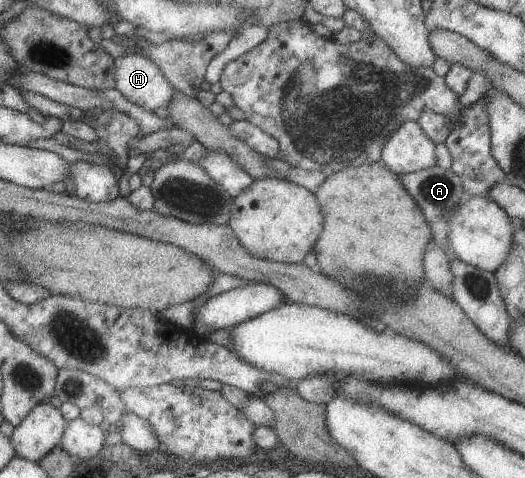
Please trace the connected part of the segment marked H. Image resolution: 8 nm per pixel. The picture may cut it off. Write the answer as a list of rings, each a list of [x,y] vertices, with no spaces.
[[[144,54],[114,58],[115,88],[128,101],[147,110],[169,107],[175,87],[161,69]]]

